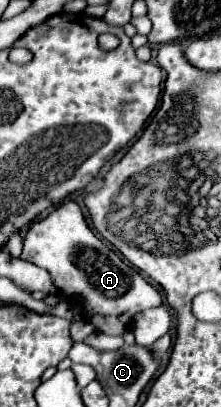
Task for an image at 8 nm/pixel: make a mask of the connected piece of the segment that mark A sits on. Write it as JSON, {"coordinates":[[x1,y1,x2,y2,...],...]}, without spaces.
{"coordinates":[[73,201,57,205,45,219,35,221,29,227,29,231,27,231,25,239,23,239,21,259,47,269,51,273,51,279,55,281,55,287,59,289,59,293,63,293,67,299,79,299,79,303,85,309,85,319,89,323,93,323,95,329,99,329,103,333,109,333,109,335,121,335,123,329,135,317,135,313,139,313,143,309,149,309,149,307,157,307,163,301,161,293,149,281,145,281,131,265,125,263,125,259,117,251,109,249,89,229,81,207,77,203,73,203]]}

